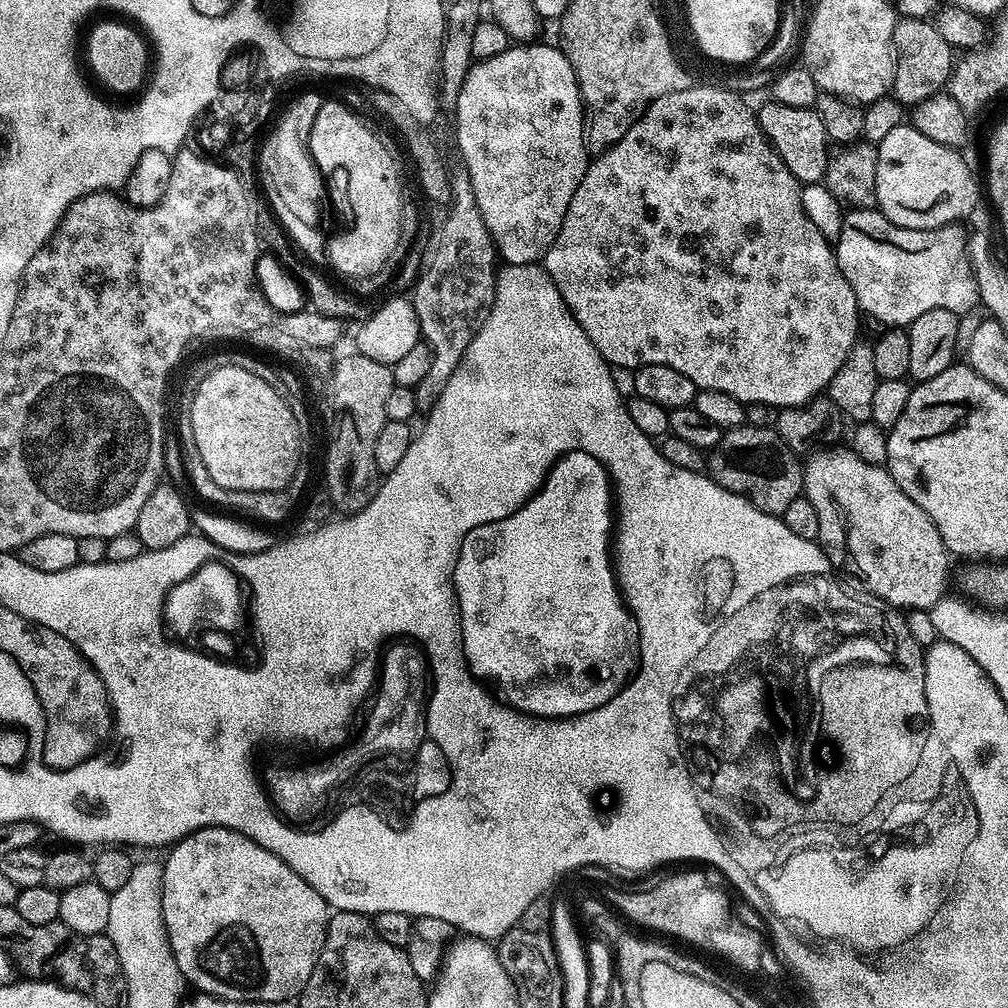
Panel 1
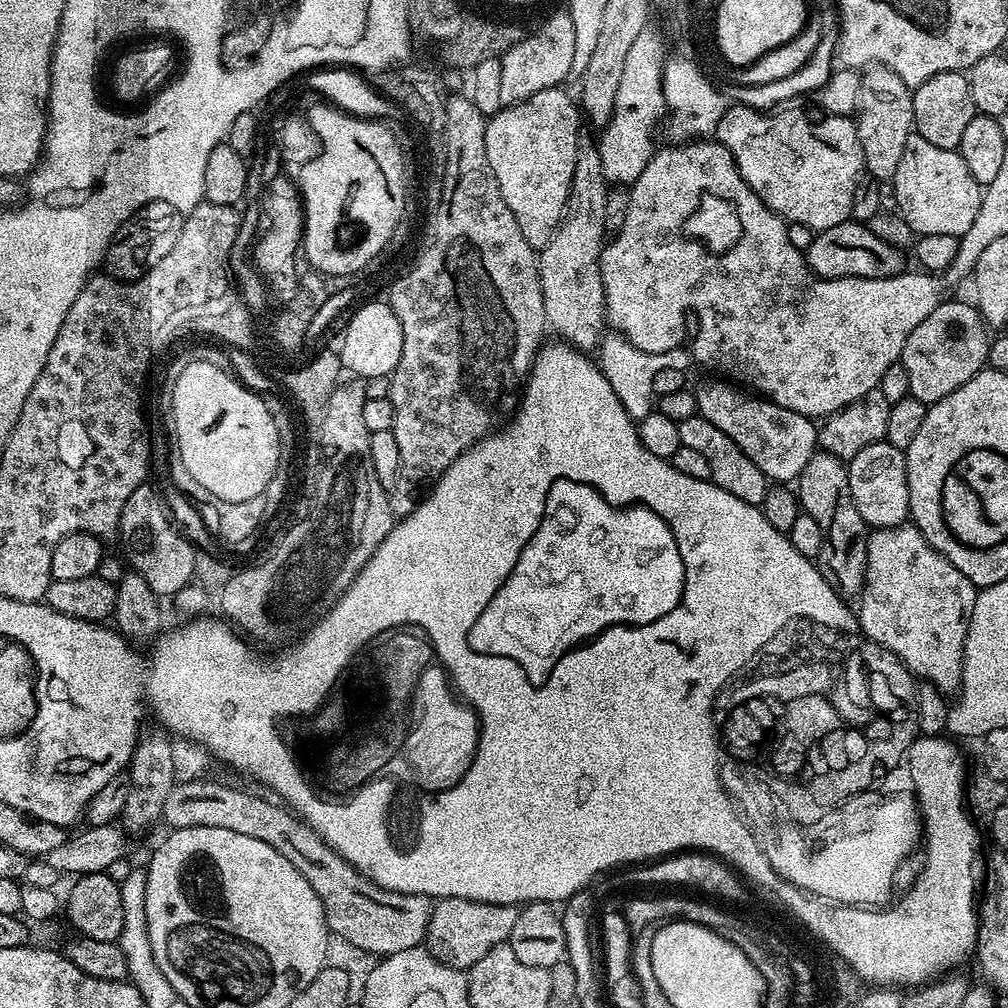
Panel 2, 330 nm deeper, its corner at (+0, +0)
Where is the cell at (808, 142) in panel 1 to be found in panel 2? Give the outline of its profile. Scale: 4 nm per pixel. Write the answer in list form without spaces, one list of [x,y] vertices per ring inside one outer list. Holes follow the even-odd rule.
[[[732,104],[716,126],[715,139],[730,150],[746,186],[762,198],[767,208],[777,212],[788,224],[810,226],[815,233],[830,230],[830,226],[838,226],[851,217],[855,184],[865,171],[855,119],[825,115],[824,120],[811,120],[800,112],[784,111],[788,110],[767,112],[744,104]]]

